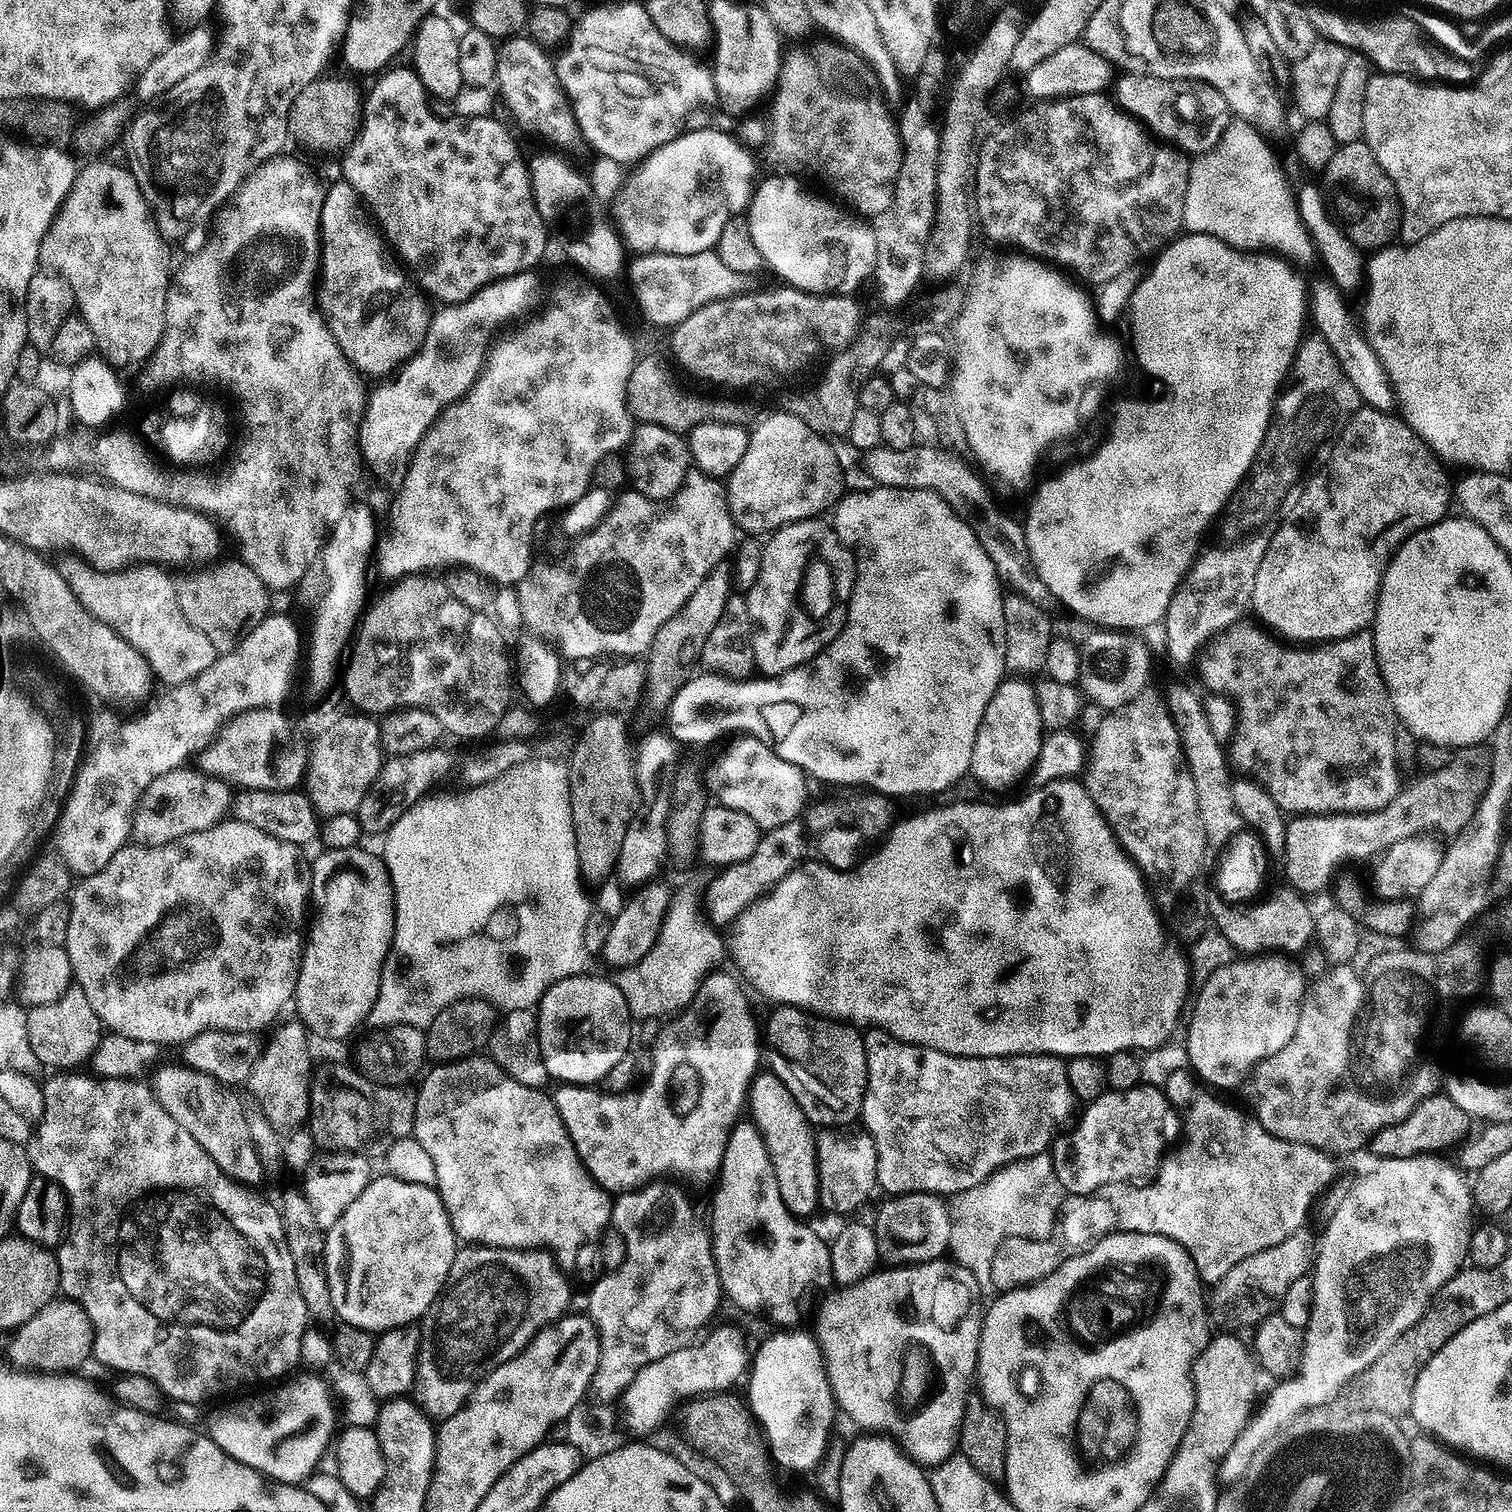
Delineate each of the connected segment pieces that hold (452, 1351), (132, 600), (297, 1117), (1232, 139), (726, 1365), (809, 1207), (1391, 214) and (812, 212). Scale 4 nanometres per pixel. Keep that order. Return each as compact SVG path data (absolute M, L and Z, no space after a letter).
M464 1246L457 1251L448 1283L418 1324L420 1349L416 1359L414 1403L425 1416L436 1422L450 1418L488 1373L518 1355L541 1328L556 1323L569 1311L568 1282L562 1275L552 1254L543 1250Z
M136 562L125 567L124 577L113 586L116 605L106 615L106 623L130 642L148 660L153 677L167 686L184 684L206 670L216 660L218 649L212 640L192 624L176 597L176 584L152 562Z
M281 1023L272 1041L267 1041L261 1056L252 1067L252 1073L246 1085L256 1099L255 1107L273 1126L281 1129L292 1128L295 1124L303 1125L308 1118L310 1094L312 1093L312 1048L308 1045L310 1033L303 1024Z
M1233 118L1226 126L1226 130L1222 134L1222 138L1218 138L1218 142L1213 145L1208 152L1201 152L1192 160L1192 169L1190 170L1190 182L1186 186L1186 206L1184 207L1184 228L1188 232L1197 232L1198 234L1206 234L1218 238L1222 242L1226 242L1231 248L1240 248L1244 252L1267 252L1275 254L1293 265L1308 264L1314 260L1314 247L1311 237L1307 229L1304 228L1304 222L1300 217L1300 205L1294 192L1288 189L1288 180L1284 177L1284 172L1280 169L1280 164L1276 161L1276 156L1272 153L1272 148L1267 144L1265 133L1259 132L1254 126L1250 126L1246 121L1239 118Z
M718 1328L711 1330L705 1335L705 1342L699 1341L676 1350L673 1354L668 1354L665 1358L660 1358L657 1362L652 1362L644 1366L642 1370L631 1380L630 1386L624 1391L619 1401L620 1414L618 1422L634 1438L646 1438L648 1434L658 1429L677 1406L687 1403L697 1396L712 1395L715 1392L726 1392L735 1389L736 1383L741 1383L745 1377L750 1364L750 1352L744 1346L744 1336L736 1328Z
M760 1070L748 1085L746 1112L761 1134L772 1163L778 1194L782 1196L788 1215L808 1218L812 1211L820 1208L820 1191L816 1173L816 1136L802 1106L794 1102L794 1094L786 1090L775 1074L770 1070Z
M1363 140L1337 147L1334 158L1324 167L1322 191L1326 203L1345 234L1362 250L1387 248L1397 239L1400 231L1400 199L1390 174L1378 166L1374 150Z
M783 175L768 176L764 184L757 183L746 209L750 238L754 238L754 246L758 246L763 263L772 264L773 270L780 272L785 285L801 288L804 292L855 293L855 288L863 282L864 276L871 277L876 270L876 232L871 223L831 199L823 200L807 192L795 175Z

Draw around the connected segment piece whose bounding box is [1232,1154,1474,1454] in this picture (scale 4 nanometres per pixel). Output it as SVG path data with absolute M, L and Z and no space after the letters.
M1440 1154L1376 1158L1371 1161L1373 1164L1361 1176L1353 1178L1352 1185L1345 1190L1344 1197L1337 1202L1336 1209L1333 1210L1332 1217L1329 1218L1328 1225L1325 1226L1324 1233L1320 1236L1320 1245L1316 1248L1316 1258L1314 1254L1314 1267L1310 1272L1314 1286L1314 1302L1312 1303L1310 1322L1302 1332L1302 1353L1298 1371L1289 1378L1273 1383L1276 1385L1273 1386L1272 1393L1265 1398L1264 1405L1261 1408L1257 1407L1251 1413L1244 1429L1238 1434L1232 1447L1233 1453L1243 1454L1256 1448L1256 1445L1260 1444L1260 1441L1265 1441L1269 1434L1274 1434L1279 1427L1284 1427L1287 1421L1294 1418L1294 1414L1298 1414L1299 1411L1304 1411L1308 1407L1330 1401L1343 1386L1349 1384L1358 1374L1362 1374L1362 1370L1366 1370L1366 1366L1370 1366L1370 1362L1374 1362L1374 1358L1378 1358L1378 1354L1382 1354L1382 1350L1386 1350L1386 1346L1390 1346L1390 1342L1394 1342L1394 1338L1398 1338L1403 1332L1410 1330L1410 1326L1414 1326L1414 1322L1418 1322L1418 1318L1422 1318L1426 1306L1435 1298L1438 1290L1442 1290L1442 1286L1446 1286L1446 1282L1450 1282L1450 1278L1454 1278L1454 1274L1465 1267L1468 1260L1470 1234L1474 1224L1474 1219L1472 1220L1472 1216L1474 1217L1472 1190L1466 1180L1464 1184L1465 1173L1454 1164L1453 1166L1446 1164L1444 1158Z

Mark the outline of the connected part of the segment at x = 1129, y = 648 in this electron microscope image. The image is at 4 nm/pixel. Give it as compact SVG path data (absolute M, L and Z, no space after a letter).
M1092 630L1084 641L1079 641L1080 677L1078 688L1103 710L1111 710L1128 704L1139 692L1149 687L1148 670L1152 666L1152 656L1148 648L1139 640L1139 635L1124 630Z

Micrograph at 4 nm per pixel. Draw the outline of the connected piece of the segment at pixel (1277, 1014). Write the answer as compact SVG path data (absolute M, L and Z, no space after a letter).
M1284 954L1234 958L1229 964L1215 968L1199 985L1200 993L1192 1008L1192 1021L1188 1024L1186 1051L1191 1071L1205 1085L1213 1089L1232 1087L1257 1061L1265 1060L1270 1054L1282 1050L1282 1046L1286 1046L1286 1042L1290 1042L1290 1038L1294 1036L1294 1030L1298 1030L1298 1014L1304 1001L1306 979L1304 980L1303 970L1288 959L1292 958Z

